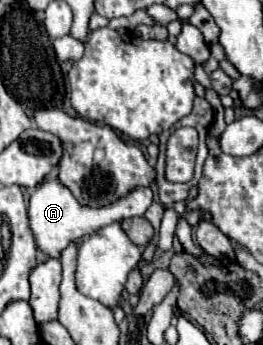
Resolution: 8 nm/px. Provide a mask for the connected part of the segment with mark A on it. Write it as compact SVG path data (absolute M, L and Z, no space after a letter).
M49 177L45 179L29 197L29 229L35 237L35 245L37 249L47 255L47 257L61 257L63 249L69 243L77 243L79 239L91 235L95 229L109 225L113 221L121 221L121 219L129 219L135 215L143 215L147 211L147 207L153 201L153 193L149 187L141 187L141 189L131 189L125 197L117 199L111 205L105 207L89 207L89 205L81 205L73 193L61 185L61 181L57 181L57 177Z

